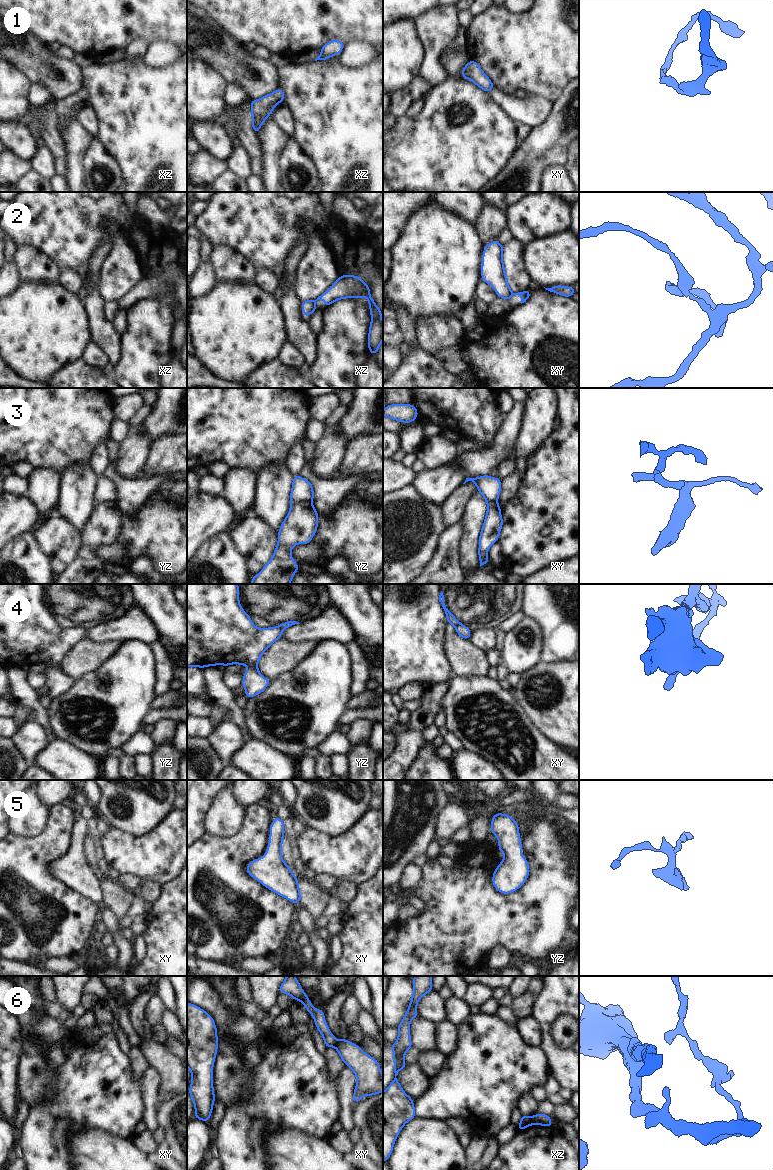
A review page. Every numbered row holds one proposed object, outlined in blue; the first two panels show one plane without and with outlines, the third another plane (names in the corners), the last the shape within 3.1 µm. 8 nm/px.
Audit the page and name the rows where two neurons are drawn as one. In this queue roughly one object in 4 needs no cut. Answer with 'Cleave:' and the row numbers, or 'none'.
Cleave: 2, 3, 4, 6

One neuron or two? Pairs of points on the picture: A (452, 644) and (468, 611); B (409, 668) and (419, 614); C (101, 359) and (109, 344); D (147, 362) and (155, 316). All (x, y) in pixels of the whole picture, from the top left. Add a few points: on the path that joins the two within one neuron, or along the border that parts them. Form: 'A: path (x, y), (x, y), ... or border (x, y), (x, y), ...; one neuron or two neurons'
A: border (447, 622), (454, 627); two neurons
B: path (409, 655), (409, 627); one neuron
C: border (93, 339), (101, 346), (110, 360); two neurons
D: path (147, 351), (147, 344), (153, 338), (153, 327); one neuron

